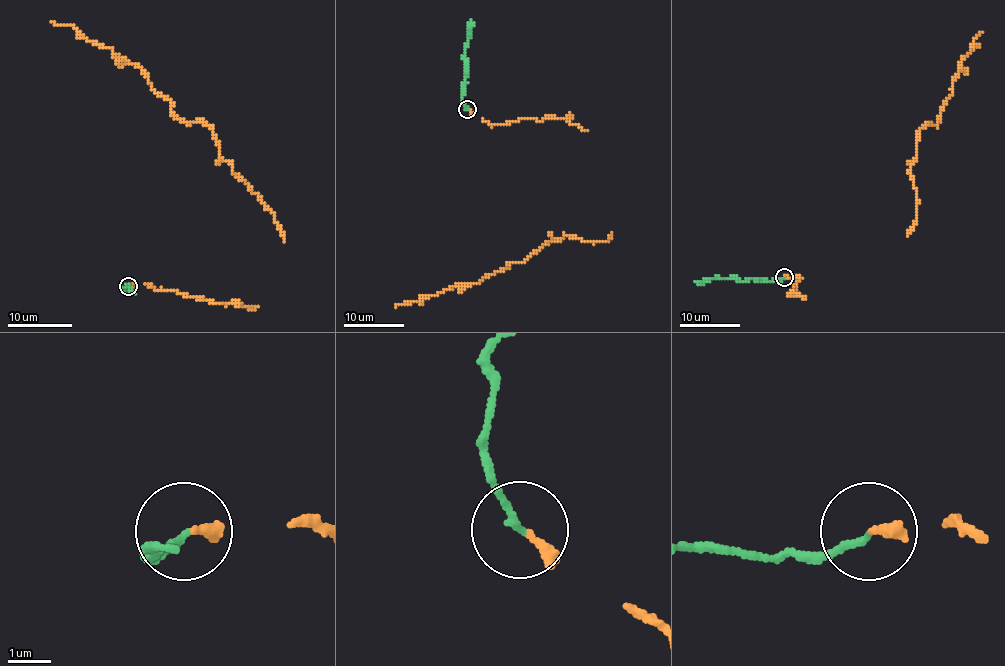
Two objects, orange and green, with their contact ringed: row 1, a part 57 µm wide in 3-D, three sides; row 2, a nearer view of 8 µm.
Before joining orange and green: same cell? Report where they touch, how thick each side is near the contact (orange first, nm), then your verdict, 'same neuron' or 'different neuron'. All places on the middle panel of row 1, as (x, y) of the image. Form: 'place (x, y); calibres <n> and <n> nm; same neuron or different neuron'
place (467, 109); calibres 240 and 150 nm; same neuron

